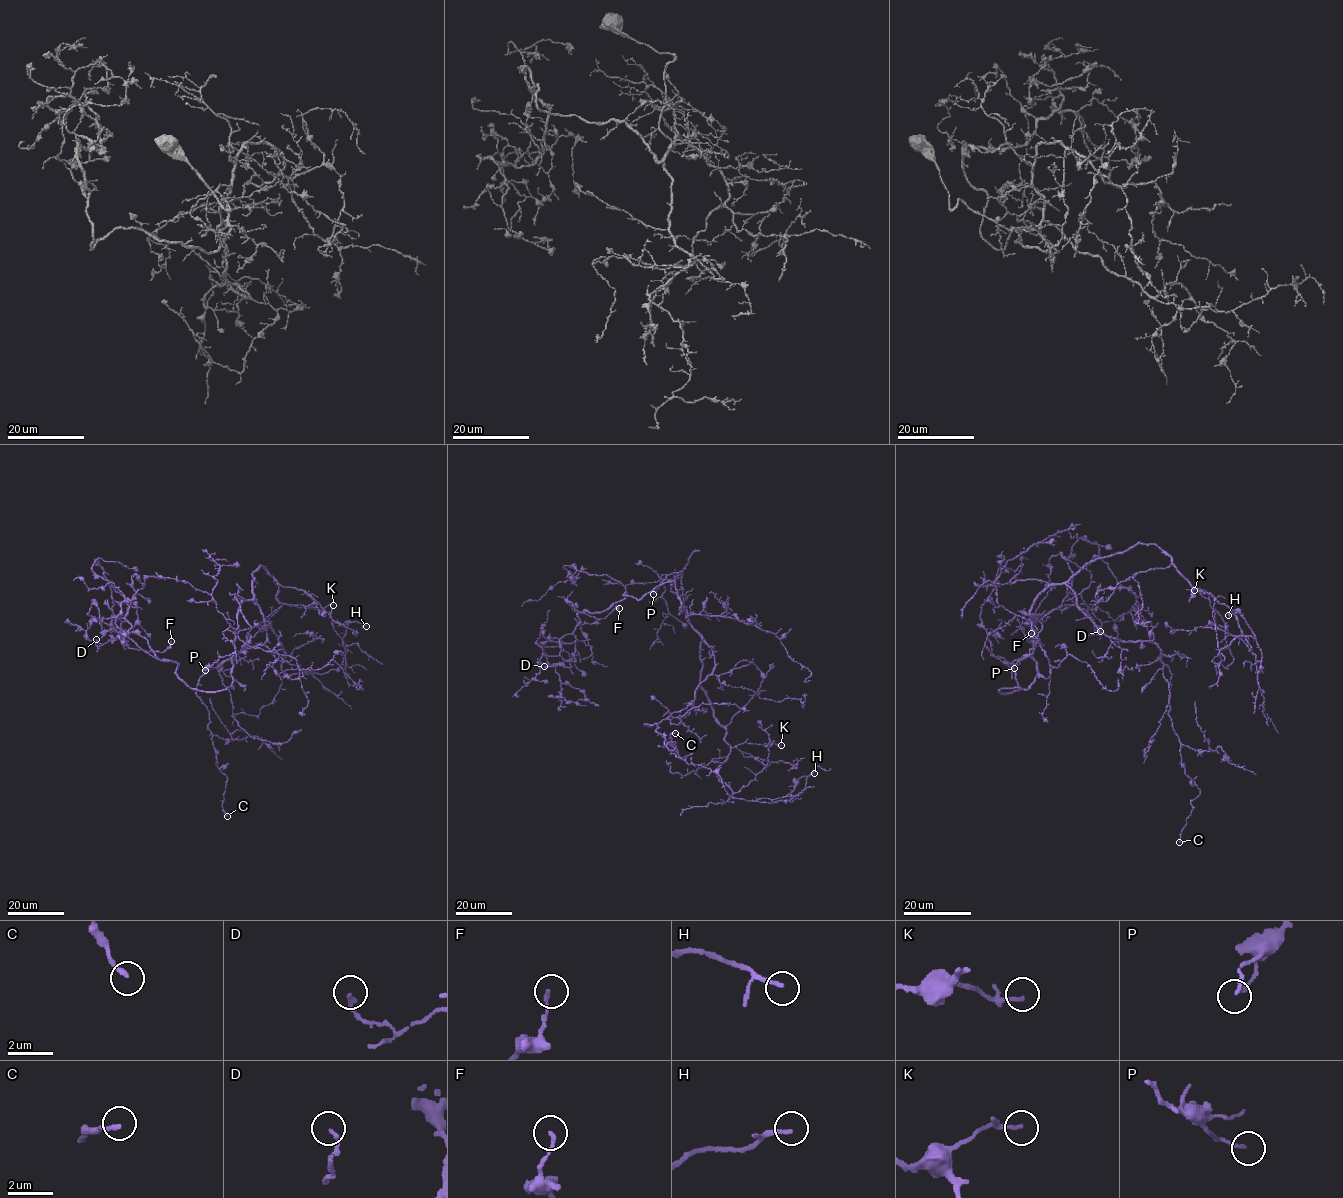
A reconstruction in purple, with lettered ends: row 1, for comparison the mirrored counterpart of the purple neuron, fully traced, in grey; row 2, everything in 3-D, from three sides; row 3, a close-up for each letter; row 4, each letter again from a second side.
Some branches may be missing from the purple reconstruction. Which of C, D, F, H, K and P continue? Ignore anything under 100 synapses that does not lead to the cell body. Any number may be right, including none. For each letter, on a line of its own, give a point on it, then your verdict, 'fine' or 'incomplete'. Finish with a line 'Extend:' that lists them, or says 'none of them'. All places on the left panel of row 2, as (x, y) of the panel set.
C: place (227, 816); fine
D: place (96, 639); fine
F: place (171, 641); fine
H: place (366, 626); fine
K: place (333, 605); fine
P: place (205, 670); fine
Extend: none of them

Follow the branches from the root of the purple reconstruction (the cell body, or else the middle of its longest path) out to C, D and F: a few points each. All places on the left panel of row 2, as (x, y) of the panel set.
C: (234, 644), (240, 605), (253, 600), (266, 641), (209, 669), (196, 692), (228, 778), (227, 816)
D: (234, 644), (233, 688), (204, 692), (130, 631), (127, 608), (122, 632), (96, 639)
F: (234, 644), (233, 688), (204, 692), (144, 638), (118, 633), (148, 651), (171, 641)

